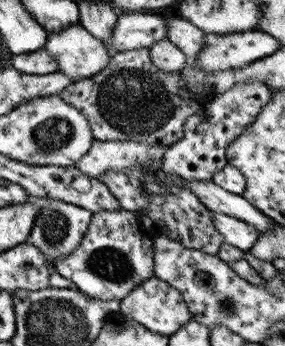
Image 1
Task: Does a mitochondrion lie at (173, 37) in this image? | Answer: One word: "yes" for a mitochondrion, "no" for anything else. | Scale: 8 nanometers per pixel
no

